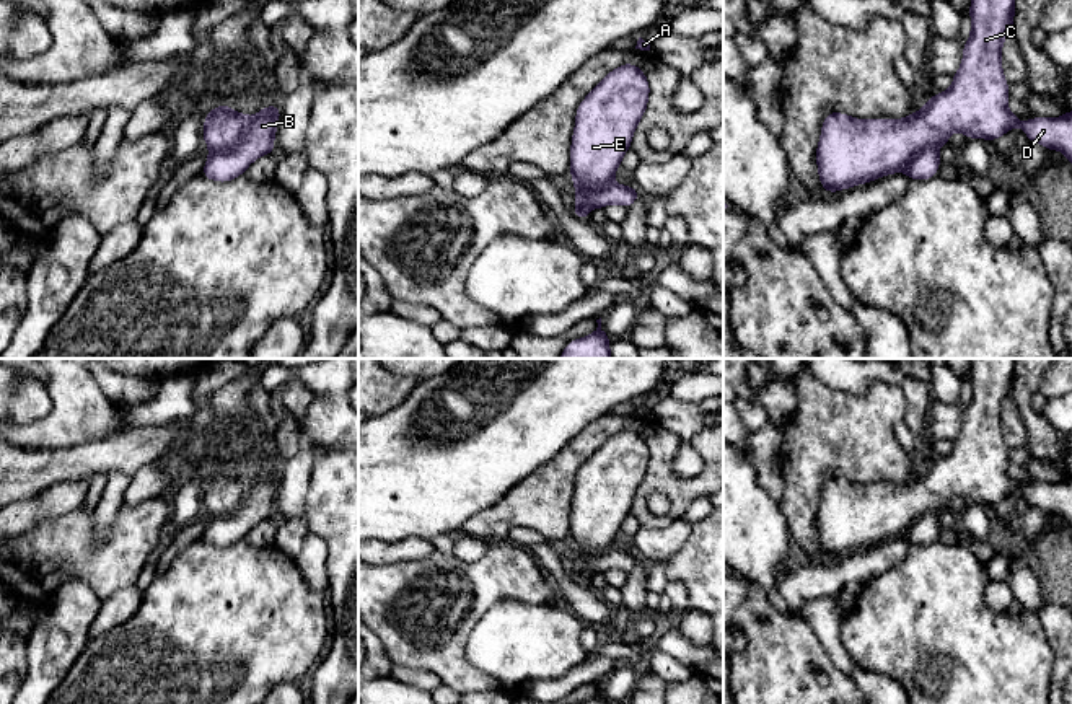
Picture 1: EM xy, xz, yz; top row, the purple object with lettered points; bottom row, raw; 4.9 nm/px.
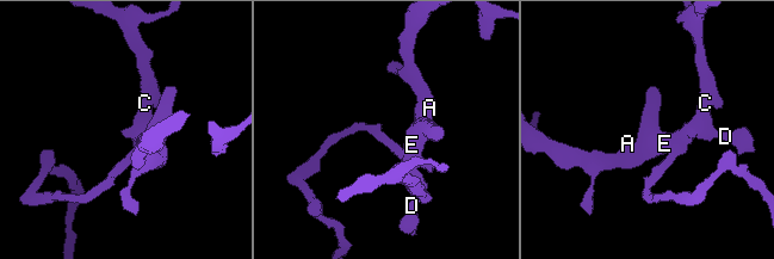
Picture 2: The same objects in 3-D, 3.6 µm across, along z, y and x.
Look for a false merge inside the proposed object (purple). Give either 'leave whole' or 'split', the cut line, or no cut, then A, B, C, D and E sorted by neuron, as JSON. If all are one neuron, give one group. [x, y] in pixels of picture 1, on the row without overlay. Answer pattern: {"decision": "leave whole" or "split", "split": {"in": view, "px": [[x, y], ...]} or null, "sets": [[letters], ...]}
{"decision": "split", "split": {"in": "xy", "px": [[248, 483], [248, 492], [238, 509], [227, 515], [210, 517]]}, "sets": [["A", "C", "D", "E"], ["B"]]}

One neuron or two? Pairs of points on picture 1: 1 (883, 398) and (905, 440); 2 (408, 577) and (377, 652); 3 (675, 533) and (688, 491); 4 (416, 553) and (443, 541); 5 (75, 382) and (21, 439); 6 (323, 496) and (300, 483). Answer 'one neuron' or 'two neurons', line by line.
1: two neurons
2: two neurons
3: two neurons
4: two neurons
5: one neuron
6: two neurons

